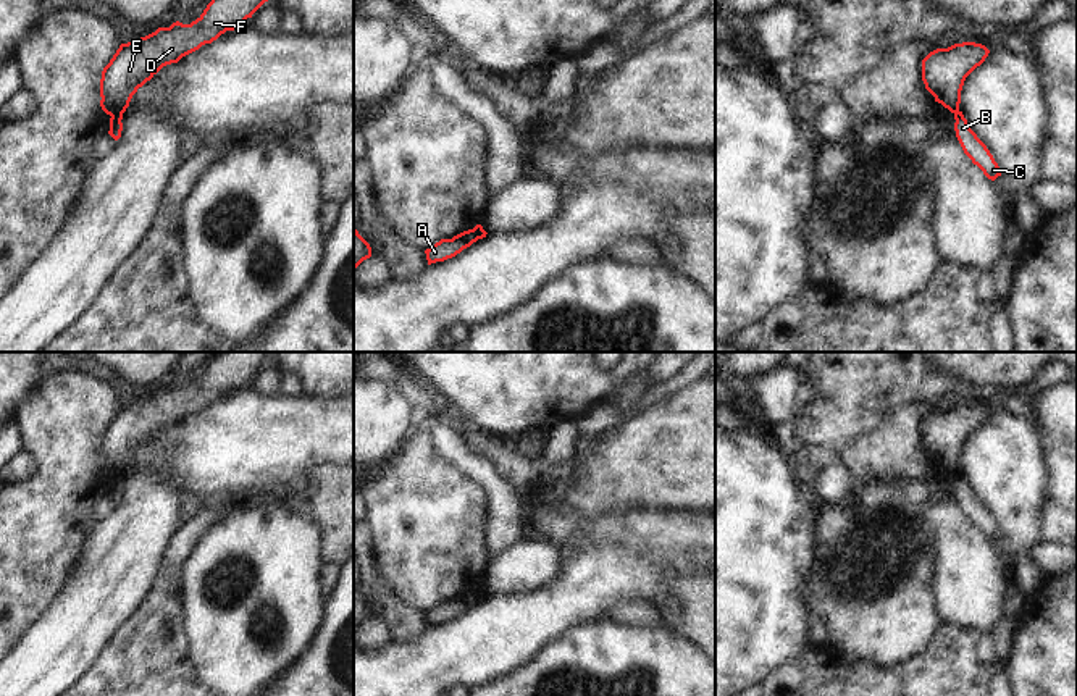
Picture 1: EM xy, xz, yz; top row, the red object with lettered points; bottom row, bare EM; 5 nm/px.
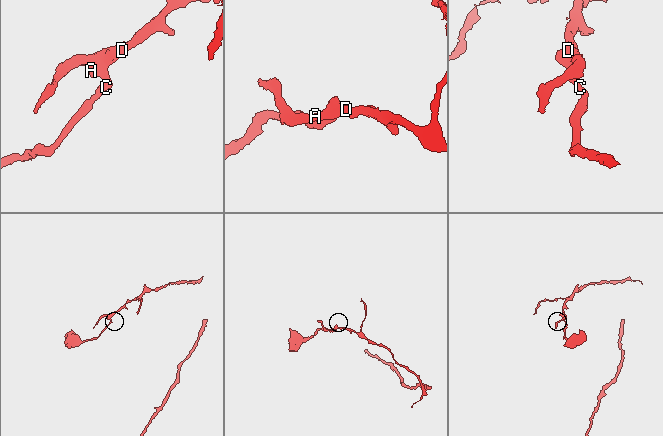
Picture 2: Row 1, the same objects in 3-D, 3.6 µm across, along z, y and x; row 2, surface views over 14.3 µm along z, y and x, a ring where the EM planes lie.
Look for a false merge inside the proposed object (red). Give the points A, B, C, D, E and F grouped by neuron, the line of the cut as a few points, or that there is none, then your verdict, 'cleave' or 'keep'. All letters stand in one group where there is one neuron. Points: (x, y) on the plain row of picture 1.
groups A D E F / B C; cut xy (121, 473), (112, 478); cleave

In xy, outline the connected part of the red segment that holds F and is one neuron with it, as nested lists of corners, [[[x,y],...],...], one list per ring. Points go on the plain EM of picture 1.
[[[216,352],[203,375],[191,386],[170,389],[121,405],[102,433],[100,468],[110,476],[124,475],[132,457],[163,428],[234,392],[270,360],[270,352]]]

